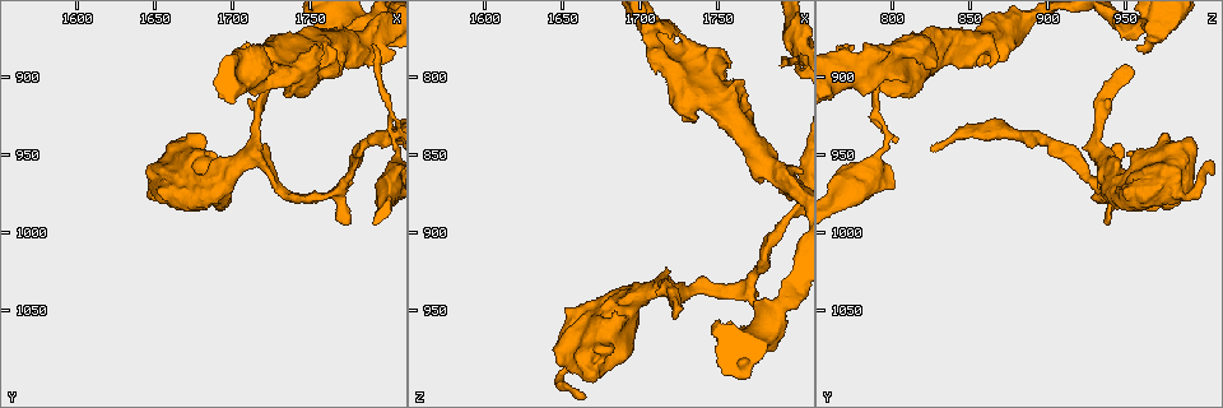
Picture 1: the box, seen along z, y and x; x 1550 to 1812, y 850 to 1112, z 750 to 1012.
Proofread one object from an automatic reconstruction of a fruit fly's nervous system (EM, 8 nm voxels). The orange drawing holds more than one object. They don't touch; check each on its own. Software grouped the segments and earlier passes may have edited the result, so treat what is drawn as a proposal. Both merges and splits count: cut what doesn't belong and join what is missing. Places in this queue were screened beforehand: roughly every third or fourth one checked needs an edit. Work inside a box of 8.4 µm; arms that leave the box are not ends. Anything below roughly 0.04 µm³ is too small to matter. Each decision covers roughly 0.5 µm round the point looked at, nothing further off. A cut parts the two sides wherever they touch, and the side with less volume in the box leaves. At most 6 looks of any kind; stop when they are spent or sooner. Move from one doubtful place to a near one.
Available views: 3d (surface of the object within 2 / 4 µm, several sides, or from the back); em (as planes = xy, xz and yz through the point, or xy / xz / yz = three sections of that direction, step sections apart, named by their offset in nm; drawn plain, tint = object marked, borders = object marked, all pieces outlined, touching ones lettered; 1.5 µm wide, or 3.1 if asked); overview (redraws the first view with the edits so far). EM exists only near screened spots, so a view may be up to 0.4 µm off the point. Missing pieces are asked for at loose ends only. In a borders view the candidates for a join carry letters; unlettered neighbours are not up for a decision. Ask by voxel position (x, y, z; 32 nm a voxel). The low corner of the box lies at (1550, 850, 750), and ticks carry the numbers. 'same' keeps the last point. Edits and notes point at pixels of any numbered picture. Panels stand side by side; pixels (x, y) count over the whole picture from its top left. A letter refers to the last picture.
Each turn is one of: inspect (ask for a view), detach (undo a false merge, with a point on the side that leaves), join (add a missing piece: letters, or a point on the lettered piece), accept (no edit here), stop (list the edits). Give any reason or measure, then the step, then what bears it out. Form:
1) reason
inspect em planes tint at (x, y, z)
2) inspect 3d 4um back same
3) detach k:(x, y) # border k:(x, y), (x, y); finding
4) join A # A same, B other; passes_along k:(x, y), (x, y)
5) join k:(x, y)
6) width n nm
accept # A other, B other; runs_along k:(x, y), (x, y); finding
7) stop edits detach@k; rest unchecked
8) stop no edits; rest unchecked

branch stops here
inspect em xz step 8 tint at (1770, 990, 938)

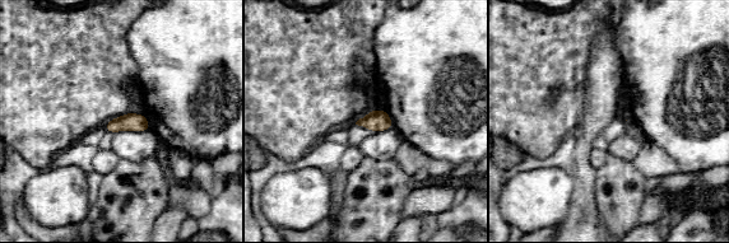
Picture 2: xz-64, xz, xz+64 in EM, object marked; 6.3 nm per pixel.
what lies round it
inspect em xz step 8 borders same

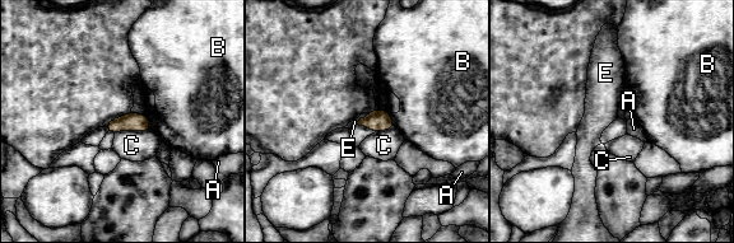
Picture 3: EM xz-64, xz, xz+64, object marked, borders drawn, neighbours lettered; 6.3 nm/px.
accept # A other, B other, C other, E other; border 3:(152, 127), (115, 134); no lettered piece goes on from it

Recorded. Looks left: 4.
free end
inspect em planes borders at (1756, 882, 960)

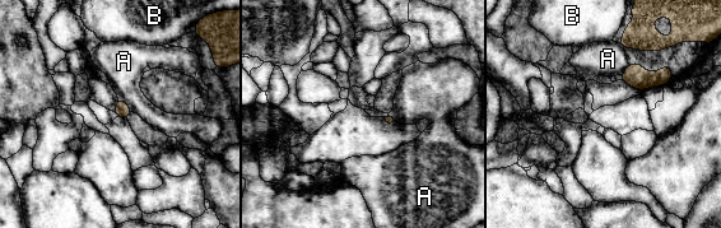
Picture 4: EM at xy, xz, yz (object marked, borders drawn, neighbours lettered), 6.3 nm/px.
longest_contact A 140 nm
accept # A other, B other; border 4:(117, 97), (133, 111); no lettered piece goes on from it

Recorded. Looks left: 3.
thin end
inspect 3d 4um back at (1790, 880, 792)

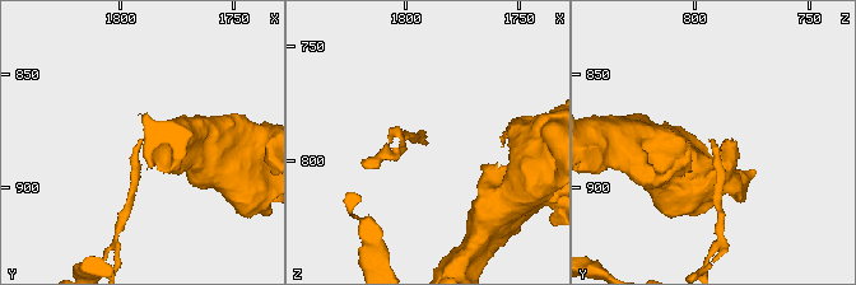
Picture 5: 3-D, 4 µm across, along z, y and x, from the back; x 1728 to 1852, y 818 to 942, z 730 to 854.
need the tissue
inspect em xz step 8 borders at (1791, 880, 793)

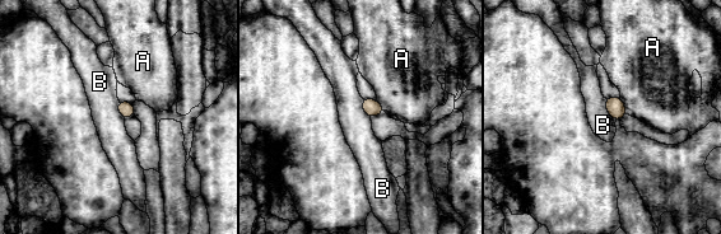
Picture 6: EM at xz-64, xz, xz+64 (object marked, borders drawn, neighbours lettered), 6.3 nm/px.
accept # A other, B other; border 6:(604, 98), (606, 112), (615, 121); none of them fits

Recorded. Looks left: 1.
stop no edits; rest unchecked

